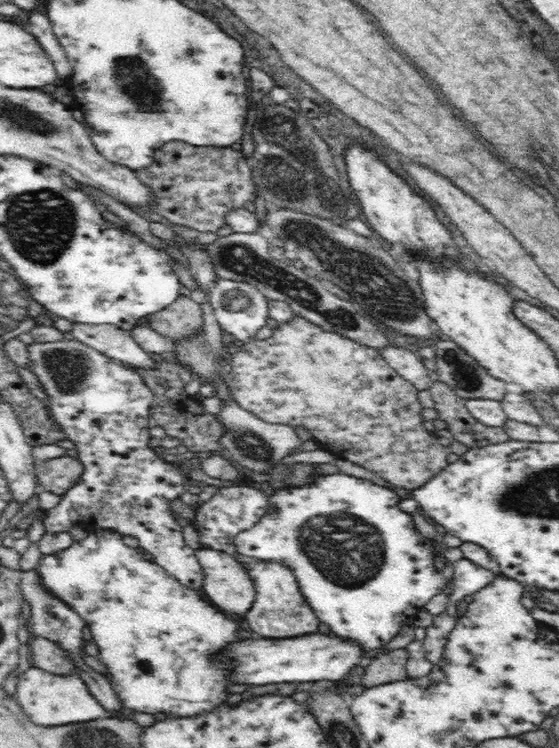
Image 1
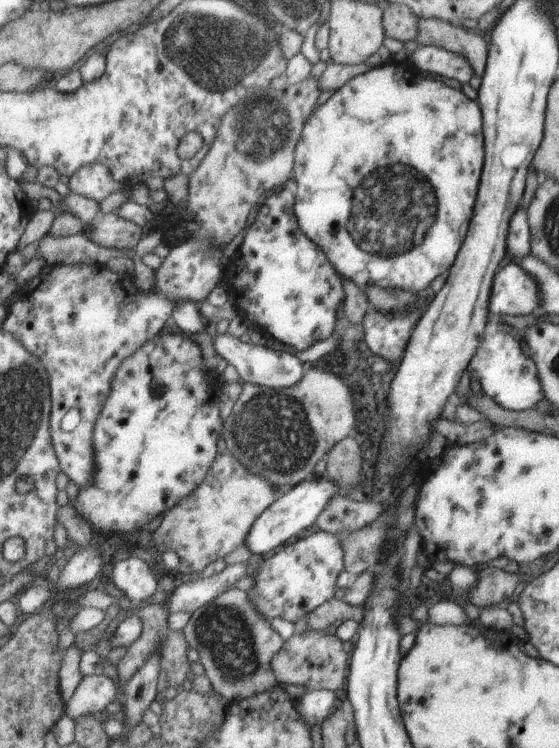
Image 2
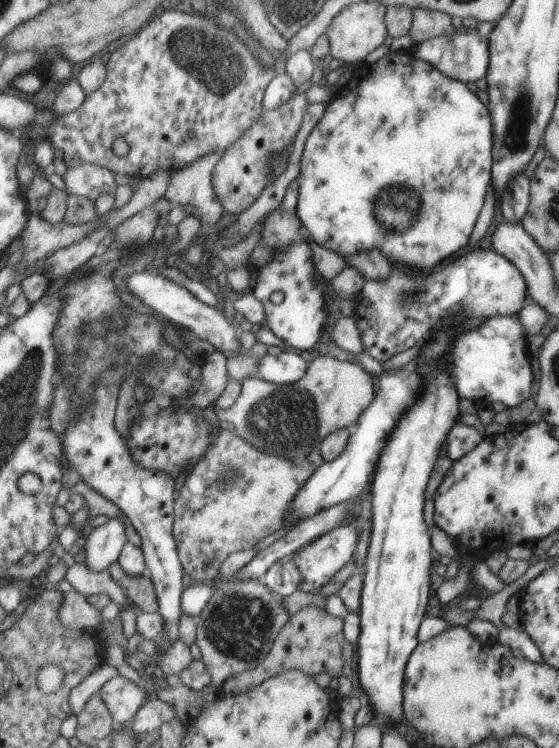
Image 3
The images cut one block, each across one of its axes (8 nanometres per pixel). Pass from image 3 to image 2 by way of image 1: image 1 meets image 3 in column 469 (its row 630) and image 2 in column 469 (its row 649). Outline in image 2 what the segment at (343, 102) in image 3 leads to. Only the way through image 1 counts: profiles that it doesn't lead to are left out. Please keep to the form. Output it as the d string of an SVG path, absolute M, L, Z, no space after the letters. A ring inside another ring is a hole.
M385 62L337 88L327 102L315 108L311 124L305 124L299 150L295 152L295 216L303 234L325 252L337 274L355 282L361 290L365 290L365 284L377 284L419 292L435 276L445 272L457 256L473 214L481 166L483 136L477 104L465 98L457 88L441 80L429 80L429 74L423 74L407 62ZM417 172L433 186L437 200L435 222L433 192L429 194L429 190L425 190L425 180L421 180Z

